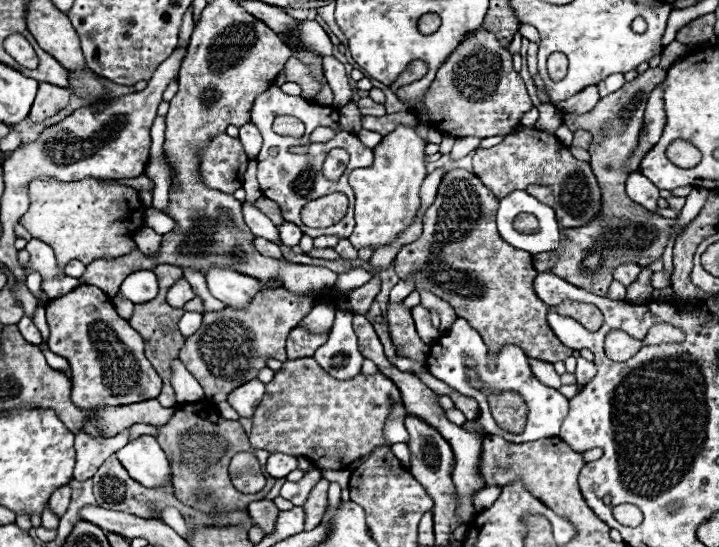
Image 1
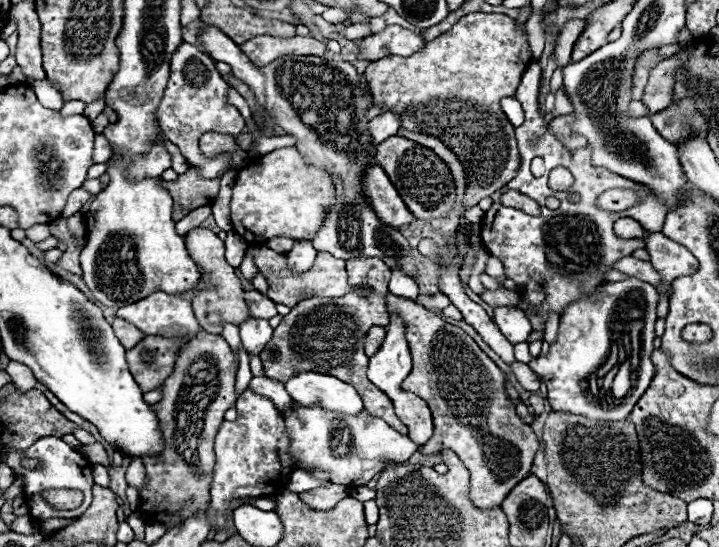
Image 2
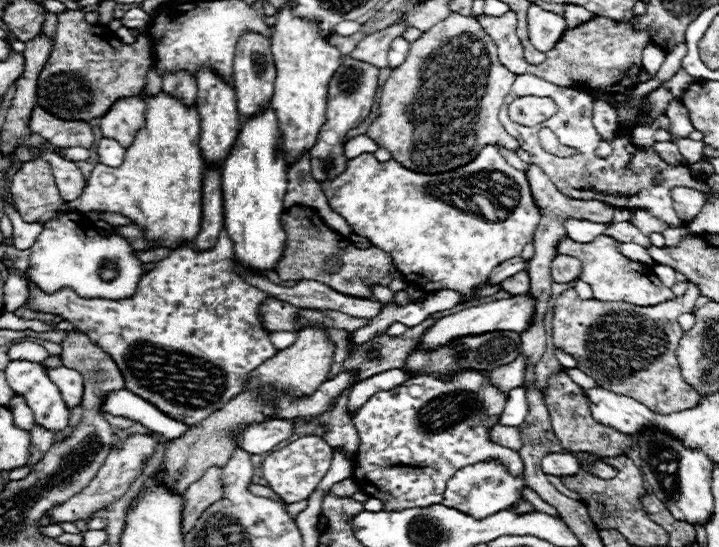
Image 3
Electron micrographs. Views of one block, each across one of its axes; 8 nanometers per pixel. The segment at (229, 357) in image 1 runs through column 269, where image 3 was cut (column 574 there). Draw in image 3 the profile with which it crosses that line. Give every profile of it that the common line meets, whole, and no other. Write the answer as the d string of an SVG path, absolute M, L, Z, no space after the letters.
M688 282L688 290L684 296L676 296L672 300L656 304L654 308L646 308L646 306L634 306L626 302L582 300L574 292L574 288L570 288L556 298L554 320L552 320L552 340L554 340L554 346L562 348L578 362L576 364L578 370L594 378L596 384L600 384L602 388L610 388L612 392L622 392L624 396L630 396L646 404L650 410L658 414L682 412L686 408L694 408L694 404L698 404L700 398L698 398L698 392L690 384L686 384L680 374L680 362L678 362L676 350L684 330L680 328L680 324L676 324L676 320L680 314L692 312L698 296L700 296L700 288L694 282Z

